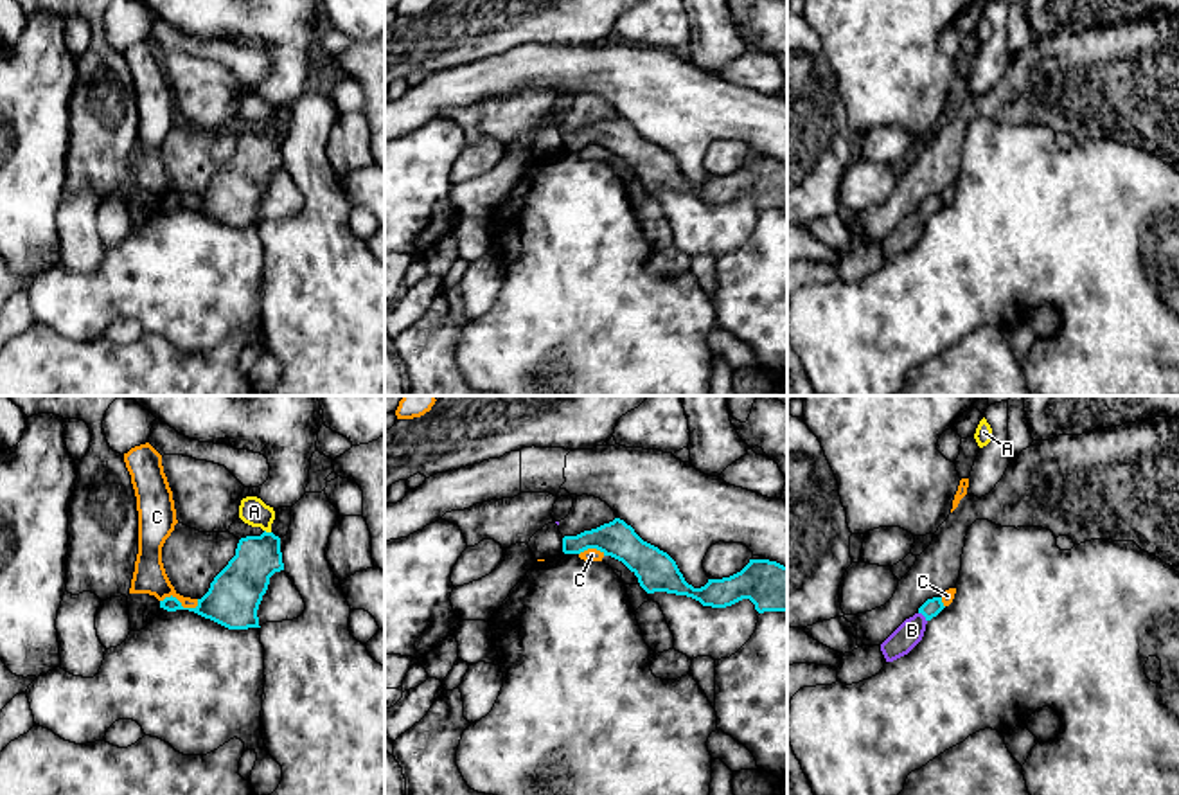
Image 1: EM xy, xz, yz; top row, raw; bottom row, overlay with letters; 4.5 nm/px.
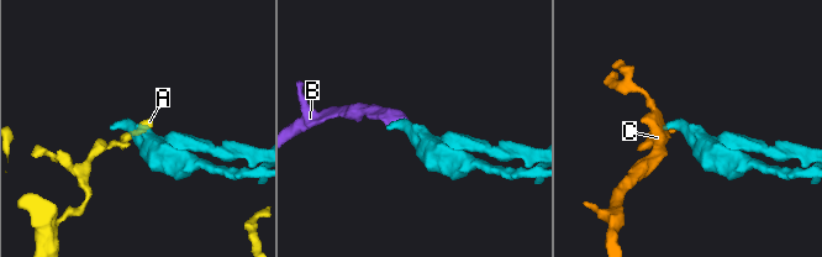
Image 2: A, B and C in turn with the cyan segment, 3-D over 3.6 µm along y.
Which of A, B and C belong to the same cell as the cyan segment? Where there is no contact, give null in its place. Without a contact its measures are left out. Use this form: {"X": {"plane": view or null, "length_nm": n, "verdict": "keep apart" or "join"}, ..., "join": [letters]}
{"A": {"plane": "xy", "length_nm": 40, "verdict": "keep apart"}, "B": {"plane": "yz", "length_nm": 60, "verdict": "join"}, "C": {"plane": "xy", "length_nm": 180, "verdict": "keep apart"}, "join": ["B"]}

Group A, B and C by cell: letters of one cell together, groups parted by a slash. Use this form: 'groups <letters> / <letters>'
groups A / B / C

